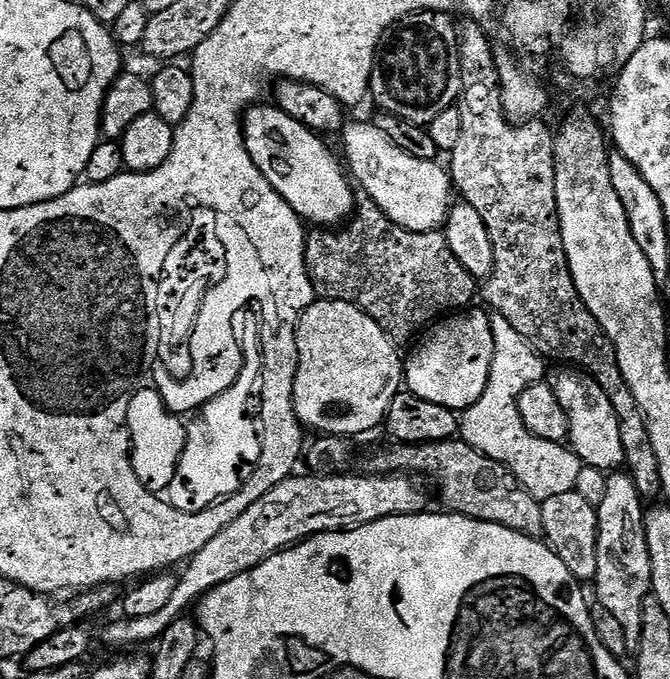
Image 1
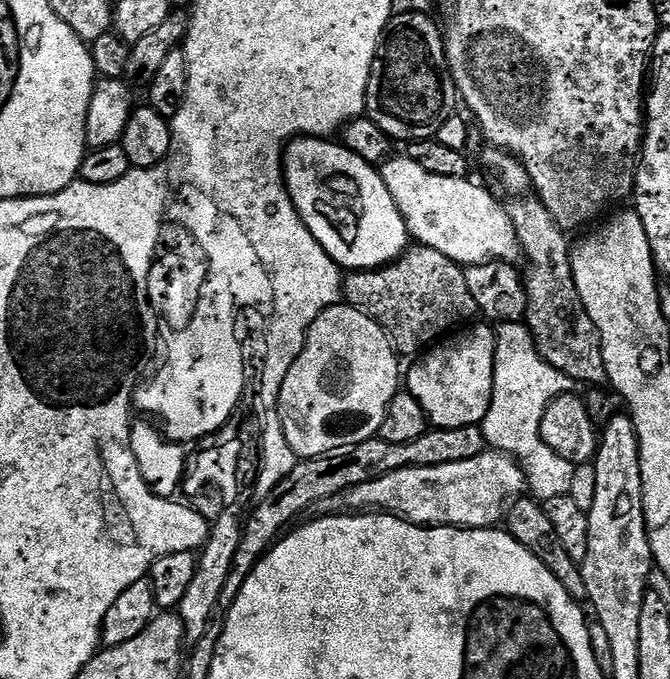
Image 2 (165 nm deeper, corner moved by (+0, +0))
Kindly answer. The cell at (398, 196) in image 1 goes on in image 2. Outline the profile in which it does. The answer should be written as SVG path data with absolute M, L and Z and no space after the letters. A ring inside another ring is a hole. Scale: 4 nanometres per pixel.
M406 154L385 160L379 173L417 245L438 250L438 254L446 254L461 266L521 259L520 243L505 205L500 205L486 189L471 184L471 179L434 174Z

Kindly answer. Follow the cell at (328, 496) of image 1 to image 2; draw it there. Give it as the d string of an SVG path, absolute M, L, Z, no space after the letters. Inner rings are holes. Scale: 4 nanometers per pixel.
M486 450L462 462L399 468L370 482L350 487L339 496L324 499L316 508L321 515L380 509L424 527L491 528L503 521L509 501L525 489L524 471L516 472L519 467L511 456Z

